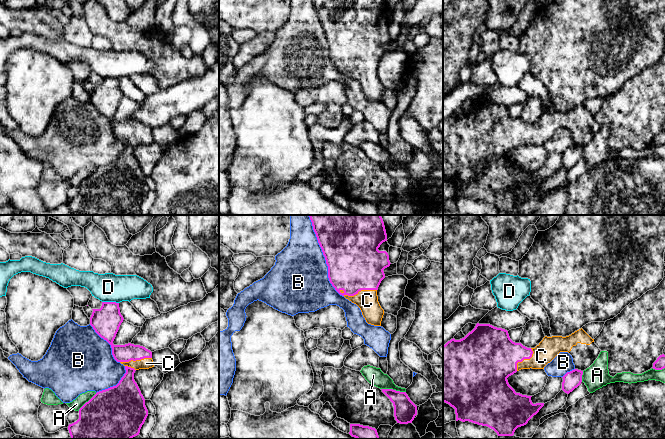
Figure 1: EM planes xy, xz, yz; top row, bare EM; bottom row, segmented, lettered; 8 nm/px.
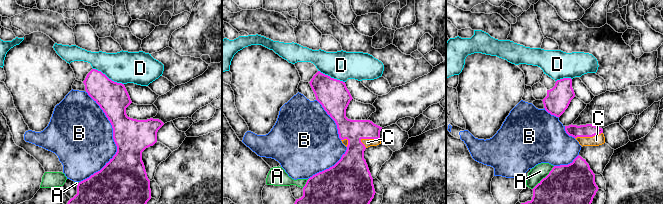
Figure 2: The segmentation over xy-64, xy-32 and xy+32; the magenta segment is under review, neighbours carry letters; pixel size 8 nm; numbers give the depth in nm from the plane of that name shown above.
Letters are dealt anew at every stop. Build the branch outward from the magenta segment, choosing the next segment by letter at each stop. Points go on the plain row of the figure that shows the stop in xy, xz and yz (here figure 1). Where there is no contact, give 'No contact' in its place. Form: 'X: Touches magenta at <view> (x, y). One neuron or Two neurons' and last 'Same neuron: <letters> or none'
A: Touches magenta at xz (392, 165). Two neurons
B: Touches magenta at xz (326, 37). Two neurons
C: Touches magenta at xz (357, 68). One neuron
D: Touches magenta at xy (110, 78). Two neurons
Same neuron: C

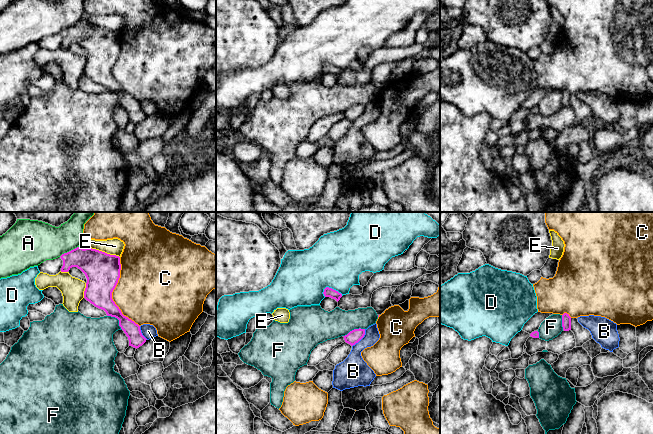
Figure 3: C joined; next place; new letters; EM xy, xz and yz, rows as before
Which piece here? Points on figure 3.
A: Touches magenta at xy (69, 27). Two neurons
B: Touches magenta at xz (361, 114). Two neurons
C: Touches magenta at xy (111, 70). Two neurons
D: Touches magenta at xz (331, 64). Two neurons
E: Touches magenta at xy (104, 28). Two neurons
F: Touches magenta at xz (354, 105). Two neurons
Same neuron: none

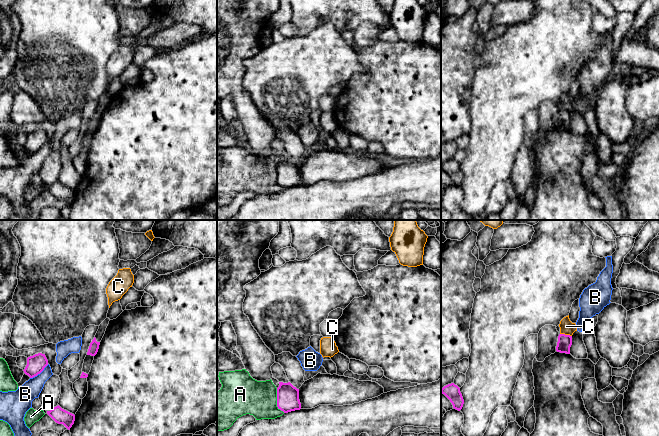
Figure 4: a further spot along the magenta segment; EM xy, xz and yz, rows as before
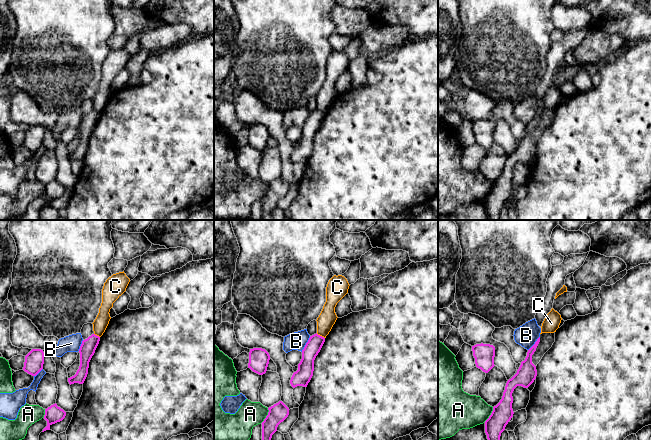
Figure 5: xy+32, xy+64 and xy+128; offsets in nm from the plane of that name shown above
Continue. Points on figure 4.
A: Touches magenta at xz (277, 177). Two neurons
B: Touches magenta at xy (39, 149). Two neurons
C: Touches magenta at yz (566, 111). Two neurons
Same neuron: none

